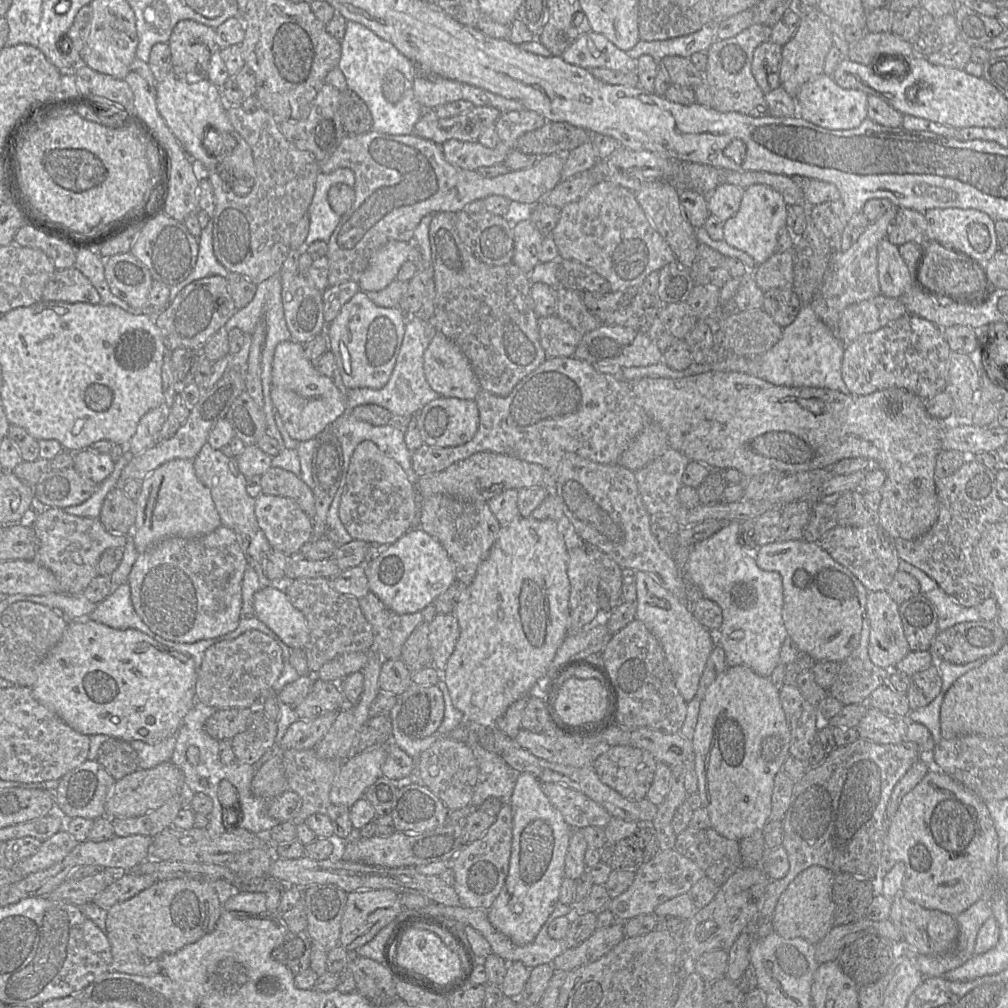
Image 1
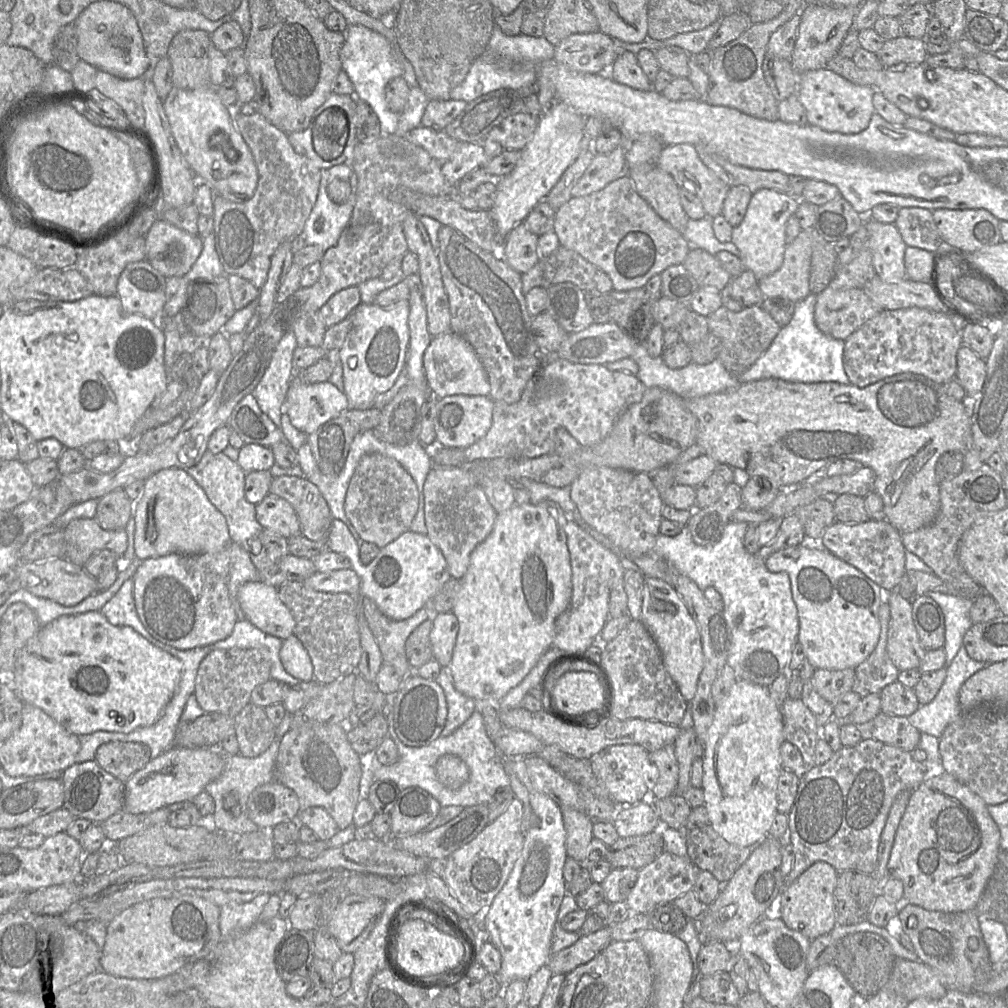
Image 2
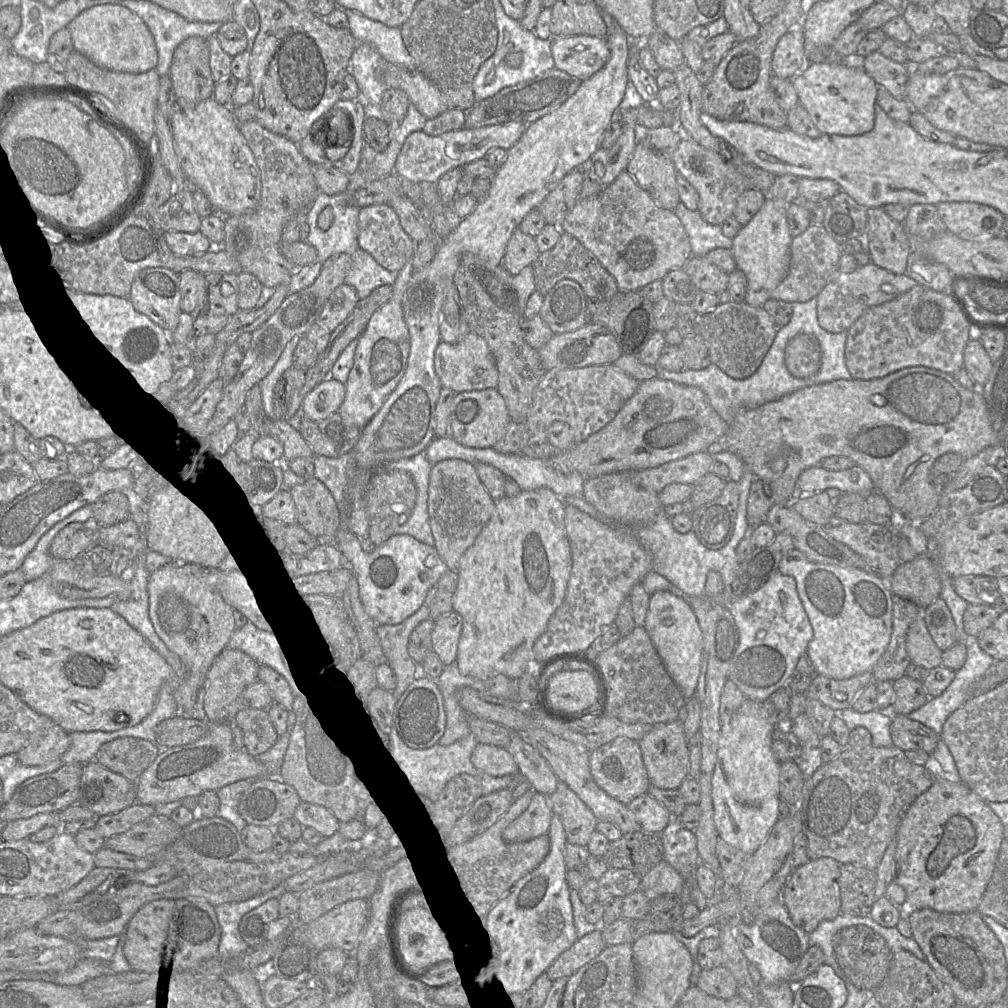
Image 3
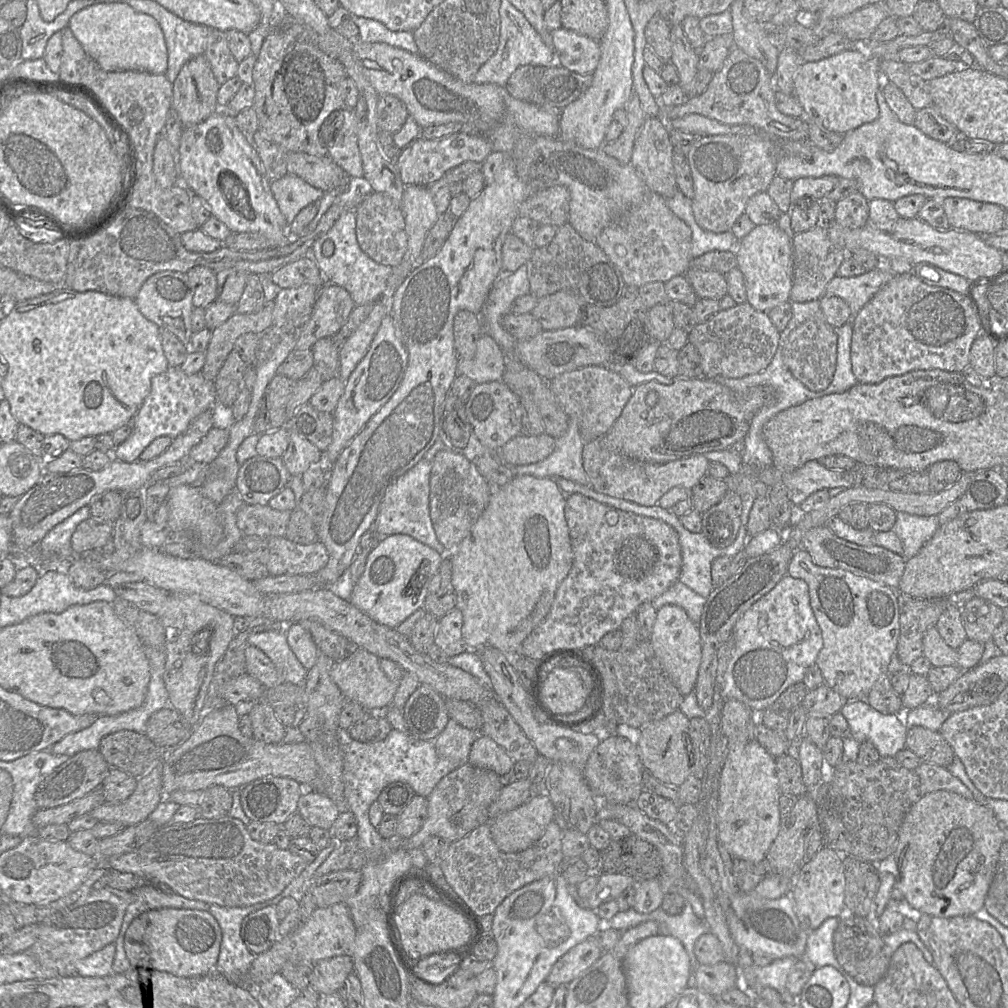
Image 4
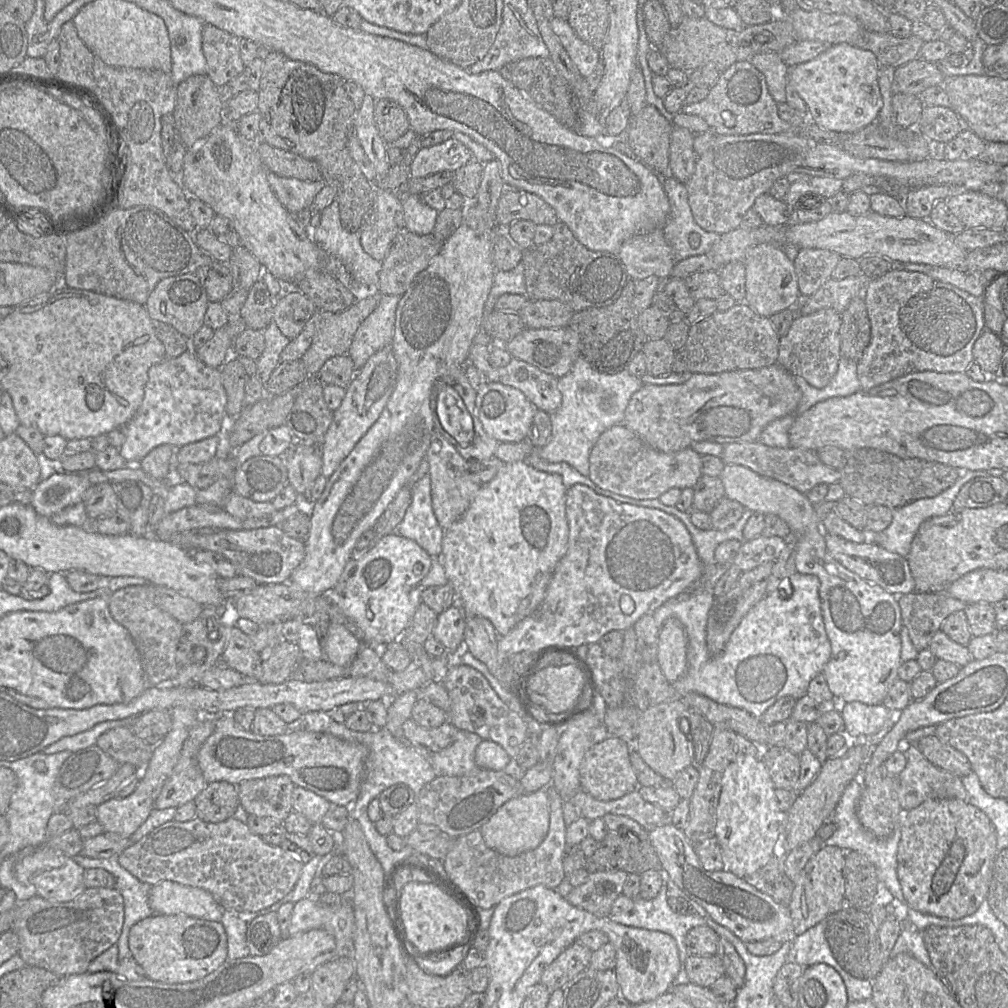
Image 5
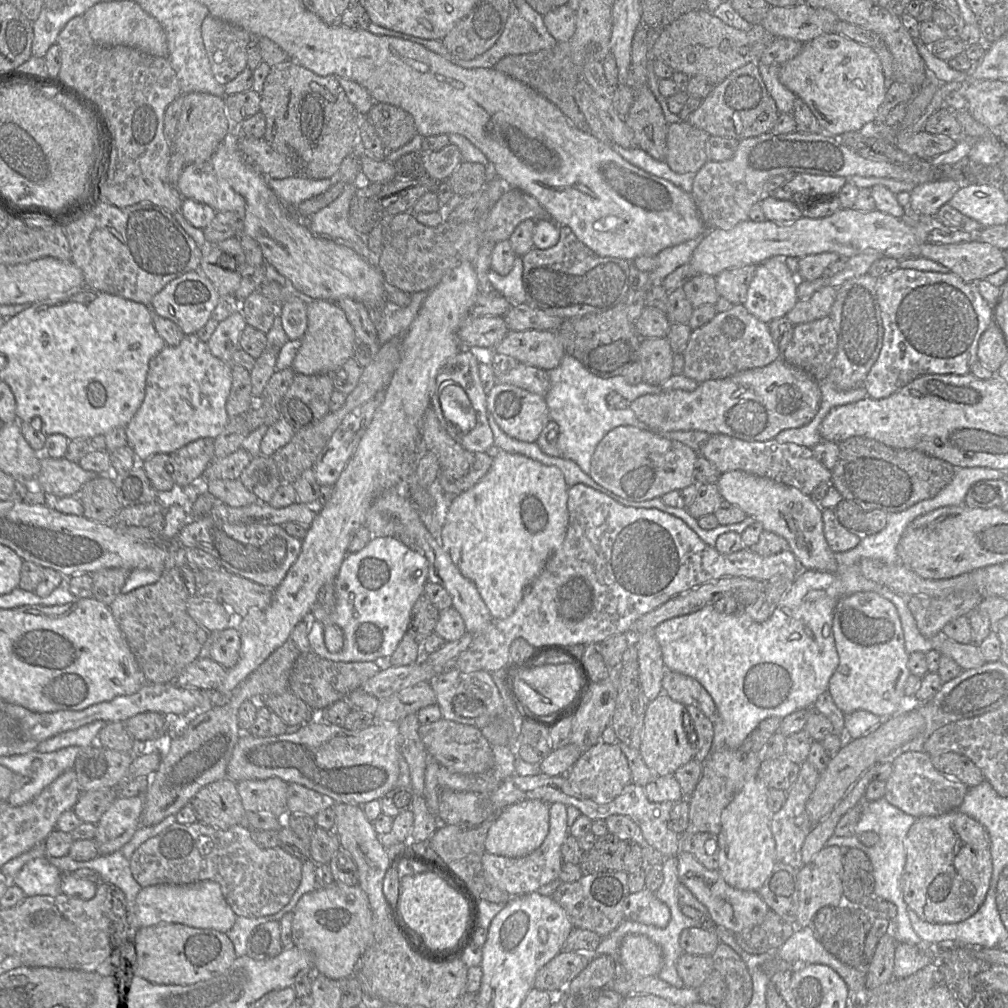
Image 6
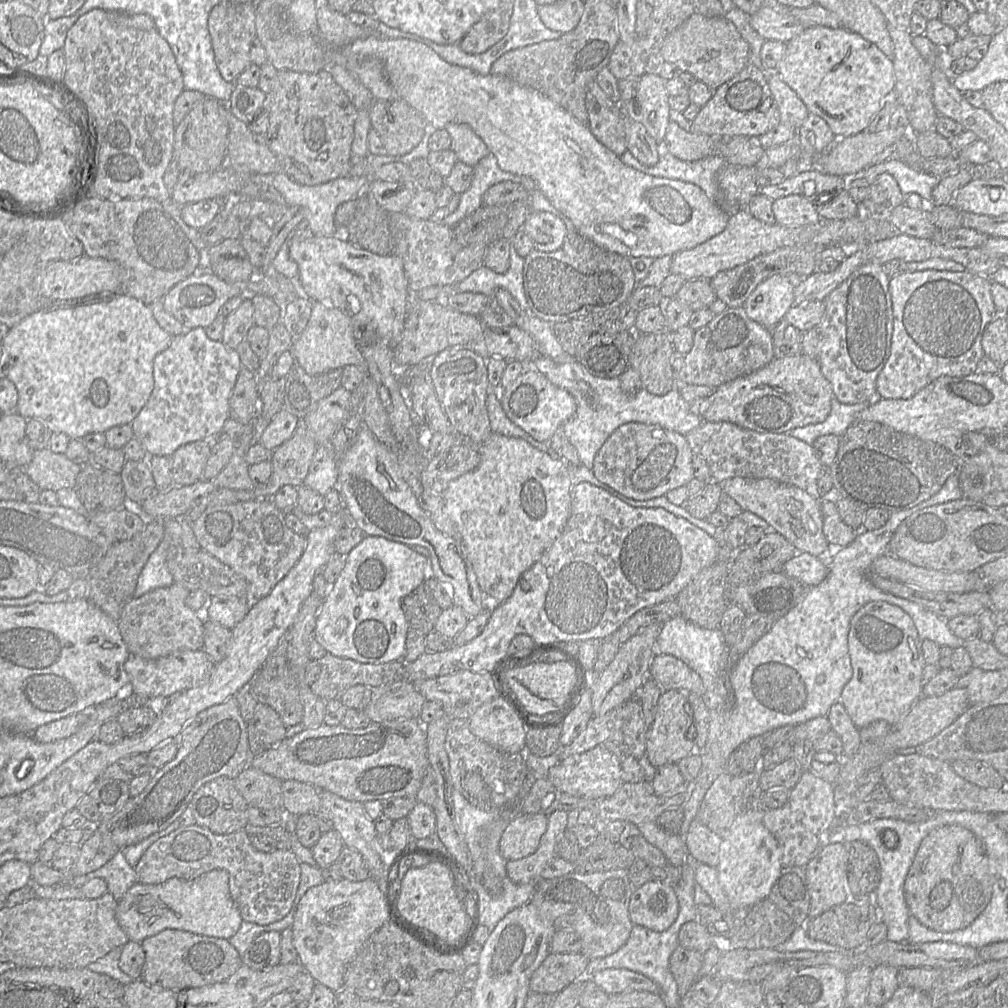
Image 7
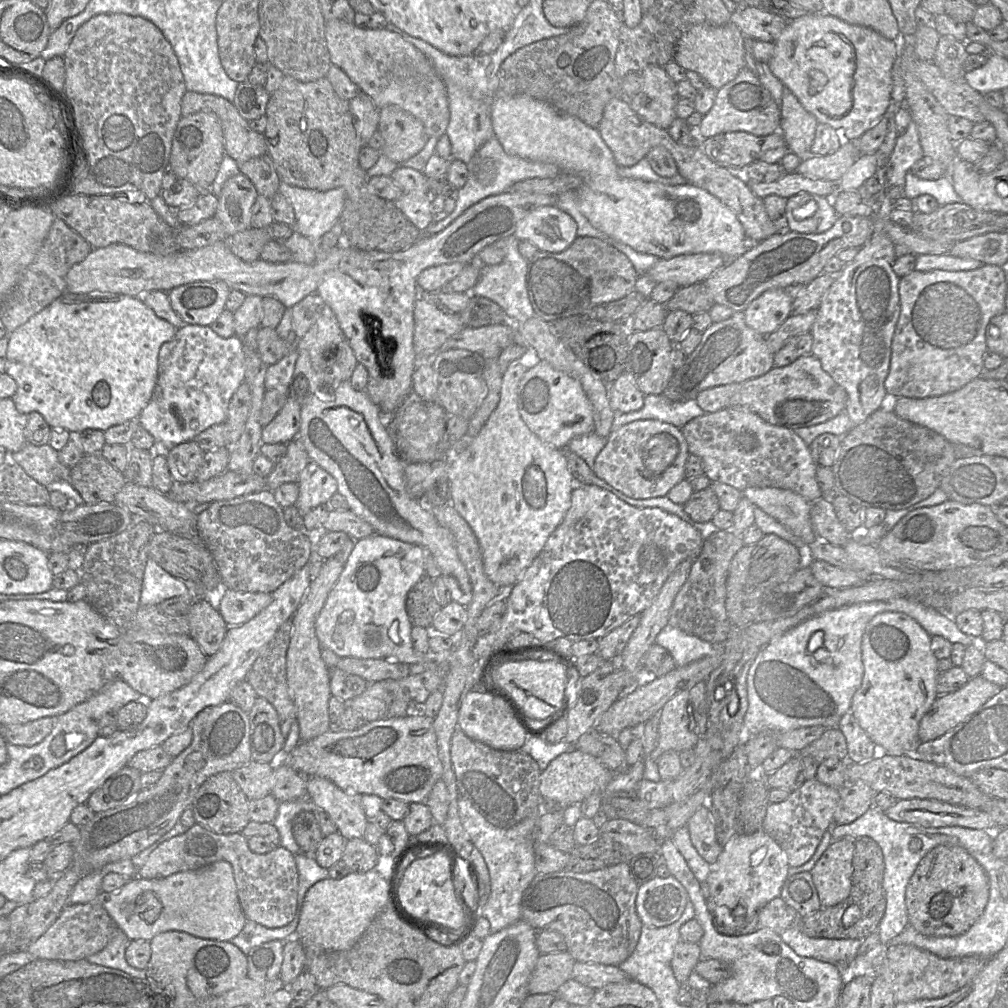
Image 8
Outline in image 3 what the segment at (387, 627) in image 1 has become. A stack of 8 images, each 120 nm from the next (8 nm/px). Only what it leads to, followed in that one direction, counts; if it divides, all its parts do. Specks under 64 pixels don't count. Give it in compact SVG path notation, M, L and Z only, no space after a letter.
M424 604L406 620L396 625L380 624L376 626L385 661L391 666L397 685L393 690L400 697L419 674L419 666L411 658L408 641L411 632L430 617L429 607Z

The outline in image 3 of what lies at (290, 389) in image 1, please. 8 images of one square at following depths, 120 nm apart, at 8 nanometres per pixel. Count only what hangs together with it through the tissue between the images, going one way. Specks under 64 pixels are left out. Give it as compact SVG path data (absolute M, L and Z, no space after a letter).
M328 377L305 396L300 412L311 420L324 420L339 410L345 395L345 385Z

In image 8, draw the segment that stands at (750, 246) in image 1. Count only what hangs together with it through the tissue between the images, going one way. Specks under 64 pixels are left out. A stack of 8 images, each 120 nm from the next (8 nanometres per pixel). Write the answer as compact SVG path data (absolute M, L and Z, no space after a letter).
M784 289L767 290L744 310L747 325L767 336L790 316L793 299Z

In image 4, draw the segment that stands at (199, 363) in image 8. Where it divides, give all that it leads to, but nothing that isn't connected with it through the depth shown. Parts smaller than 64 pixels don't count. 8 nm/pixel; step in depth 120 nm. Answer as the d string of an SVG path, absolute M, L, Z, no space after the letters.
M179 366L169 367L151 379L150 392L133 416L133 430L129 437L114 447L113 459L123 462L137 461L142 451L157 437L175 438L184 432L192 420L211 409L216 402L214 381L205 379L200 372L184 373Z

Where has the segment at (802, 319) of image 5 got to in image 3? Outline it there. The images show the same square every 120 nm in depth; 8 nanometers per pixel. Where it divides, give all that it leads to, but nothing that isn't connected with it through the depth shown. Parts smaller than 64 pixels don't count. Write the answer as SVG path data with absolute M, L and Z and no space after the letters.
M797 334L786 346L785 365L795 378L813 378L821 367L819 341L812 335Z

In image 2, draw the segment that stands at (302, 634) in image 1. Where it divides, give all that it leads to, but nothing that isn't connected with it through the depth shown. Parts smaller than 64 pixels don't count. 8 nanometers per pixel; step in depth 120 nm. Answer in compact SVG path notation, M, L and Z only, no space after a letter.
M260 580L246 582L238 590L238 600L246 619L263 632L282 640L294 634L294 617L280 599L276 587L268 585Z

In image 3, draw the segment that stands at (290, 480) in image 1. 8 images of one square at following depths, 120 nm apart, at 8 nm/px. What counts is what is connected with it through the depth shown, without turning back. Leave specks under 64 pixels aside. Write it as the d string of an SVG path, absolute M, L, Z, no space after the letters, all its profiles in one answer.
M311 478L289 489L297 515L297 523L313 535L321 545L336 545L340 529L340 512L329 489Z

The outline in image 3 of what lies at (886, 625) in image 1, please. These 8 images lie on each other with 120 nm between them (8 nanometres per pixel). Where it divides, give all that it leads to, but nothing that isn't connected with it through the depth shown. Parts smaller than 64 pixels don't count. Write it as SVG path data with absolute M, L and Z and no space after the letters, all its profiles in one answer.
M923 616L918 617L908 629L906 651L911 664L927 671L941 666L943 651L929 634Z

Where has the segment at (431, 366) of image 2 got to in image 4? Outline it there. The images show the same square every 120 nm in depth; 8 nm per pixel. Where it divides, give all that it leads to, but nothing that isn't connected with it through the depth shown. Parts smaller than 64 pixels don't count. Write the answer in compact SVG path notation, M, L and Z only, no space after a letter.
M483 332L471 359L458 358L457 375L465 375L476 384L501 381L505 367L505 354L496 341Z

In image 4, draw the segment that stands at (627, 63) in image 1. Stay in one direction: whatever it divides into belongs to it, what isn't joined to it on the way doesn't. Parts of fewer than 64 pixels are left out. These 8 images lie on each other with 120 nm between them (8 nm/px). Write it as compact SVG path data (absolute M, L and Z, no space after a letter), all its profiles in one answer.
M566 28L551 32L556 62L580 75L593 74L600 61L600 43Z

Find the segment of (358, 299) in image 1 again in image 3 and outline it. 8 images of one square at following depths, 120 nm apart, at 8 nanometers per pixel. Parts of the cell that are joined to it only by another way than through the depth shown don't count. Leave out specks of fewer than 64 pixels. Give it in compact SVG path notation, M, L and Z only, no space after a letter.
M410 258L397 272L390 299L373 313L365 330L358 337L354 364L345 384L345 399L338 410L347 425L363 429L380 410L406 371L410 341L401 302L412 272Z

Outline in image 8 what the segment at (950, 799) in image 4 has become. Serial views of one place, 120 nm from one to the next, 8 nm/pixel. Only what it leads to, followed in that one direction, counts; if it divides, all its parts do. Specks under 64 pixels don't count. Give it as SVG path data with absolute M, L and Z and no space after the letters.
M939 845L919 862L906 887L909 925L927 936L957 936L982 915L989 899L990 883L984 868L964 848Z

